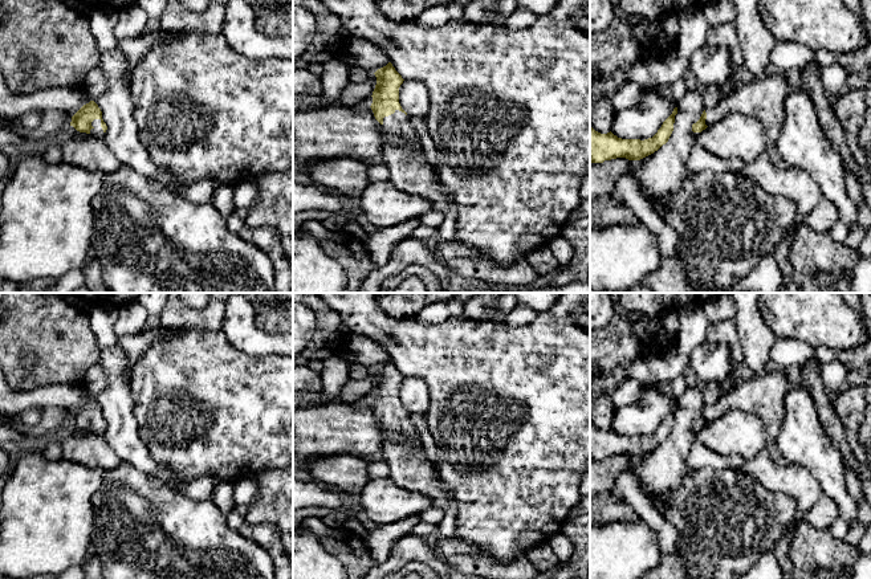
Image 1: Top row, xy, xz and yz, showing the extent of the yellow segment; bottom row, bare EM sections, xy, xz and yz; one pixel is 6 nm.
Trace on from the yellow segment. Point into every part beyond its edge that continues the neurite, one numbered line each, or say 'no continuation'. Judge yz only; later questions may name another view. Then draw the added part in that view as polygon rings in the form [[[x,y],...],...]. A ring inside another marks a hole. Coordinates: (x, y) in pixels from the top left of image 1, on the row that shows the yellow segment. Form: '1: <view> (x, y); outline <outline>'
1: yz (764, 100); outline [[[786,74],[765,77],[738,85],[733,93],[721,95],[720,102],[705,109],[705,125],[711,126],[730,114],[742,114],[758,119],[766,131],[766,150],[774,166],[790,170],[793,164],[786,163],[776,150],[776,140],[785,121],[785,99],[793,91]]]

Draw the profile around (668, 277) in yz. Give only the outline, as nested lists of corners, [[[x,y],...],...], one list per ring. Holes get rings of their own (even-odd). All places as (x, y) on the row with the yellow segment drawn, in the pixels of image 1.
[[[663,256],[660,265],[642,282],[654,293],[726,293],[728,289],[708,289],[704,285],[692,284],[684,272],[684,264],[679,258]]]

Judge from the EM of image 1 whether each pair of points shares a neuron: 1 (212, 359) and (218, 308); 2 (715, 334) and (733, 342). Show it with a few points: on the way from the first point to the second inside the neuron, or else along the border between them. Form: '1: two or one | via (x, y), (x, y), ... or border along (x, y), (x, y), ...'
1: two | border along (184, 326), (219, 331)
2: one | via (719, 334), (725, 334), (729, 338)

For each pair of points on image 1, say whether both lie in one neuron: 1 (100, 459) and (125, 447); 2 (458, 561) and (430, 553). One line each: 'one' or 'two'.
1: two
2: two

